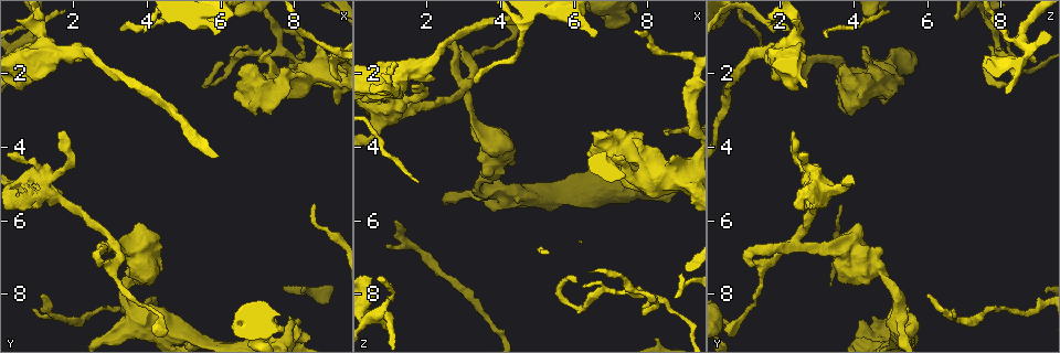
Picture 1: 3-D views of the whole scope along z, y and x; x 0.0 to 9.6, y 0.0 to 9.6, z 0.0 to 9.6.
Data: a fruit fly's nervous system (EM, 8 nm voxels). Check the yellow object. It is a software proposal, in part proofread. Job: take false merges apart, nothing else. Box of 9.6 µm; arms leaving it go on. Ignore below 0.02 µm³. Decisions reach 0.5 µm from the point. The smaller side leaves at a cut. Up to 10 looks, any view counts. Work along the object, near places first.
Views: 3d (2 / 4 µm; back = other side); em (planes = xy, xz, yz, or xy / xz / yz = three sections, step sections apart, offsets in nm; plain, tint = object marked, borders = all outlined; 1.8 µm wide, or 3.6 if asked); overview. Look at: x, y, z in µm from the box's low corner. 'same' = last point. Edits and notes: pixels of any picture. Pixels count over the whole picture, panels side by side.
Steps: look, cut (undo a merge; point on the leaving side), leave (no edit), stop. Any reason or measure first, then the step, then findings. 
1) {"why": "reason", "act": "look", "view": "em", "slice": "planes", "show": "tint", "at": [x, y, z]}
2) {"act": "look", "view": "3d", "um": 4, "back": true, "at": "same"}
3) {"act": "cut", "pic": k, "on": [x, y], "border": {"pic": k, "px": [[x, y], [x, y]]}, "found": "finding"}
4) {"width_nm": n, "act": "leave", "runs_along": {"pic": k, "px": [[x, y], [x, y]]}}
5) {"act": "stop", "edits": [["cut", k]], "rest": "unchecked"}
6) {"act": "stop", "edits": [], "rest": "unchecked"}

{"why": "three arms meet", "act": "look", "view": "3d", "um": 4, "back": true, "at": [3.55, 8.45, 5.20]}

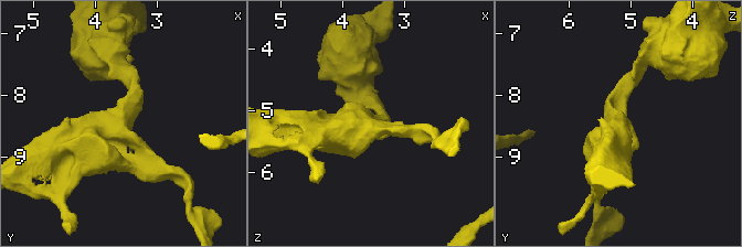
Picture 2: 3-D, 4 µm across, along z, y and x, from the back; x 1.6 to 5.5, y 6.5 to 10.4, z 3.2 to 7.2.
{"arms": 3, "arm_widths_nm": [190, 220, 420], "act": "look", "view": "em", "slice": "planes", "show": "tint", "at": "same"}

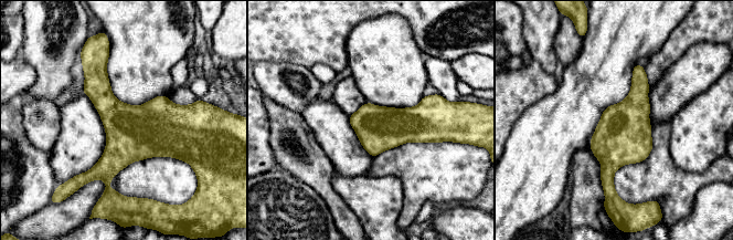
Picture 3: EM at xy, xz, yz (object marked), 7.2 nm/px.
{"width_nm": 320, "act": "leave", "found": "all the same neuron"}

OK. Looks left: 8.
{"why": "looks like a crossing", "act": "look", "view": "em", "slice": "planes", "show": "plain", "at": [2.95, 6.70, 2.50]}

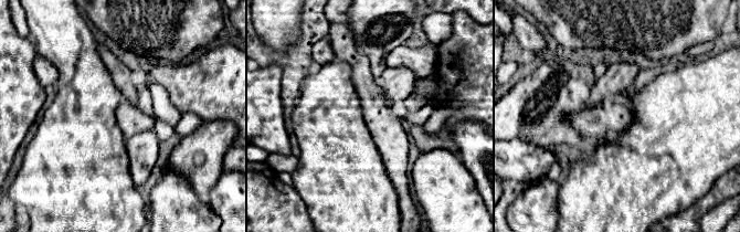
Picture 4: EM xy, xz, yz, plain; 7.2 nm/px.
{"why": "where the object lies", "act": "look", "view": "em", "slice": "planes", "show": "tint", "at": "same"}

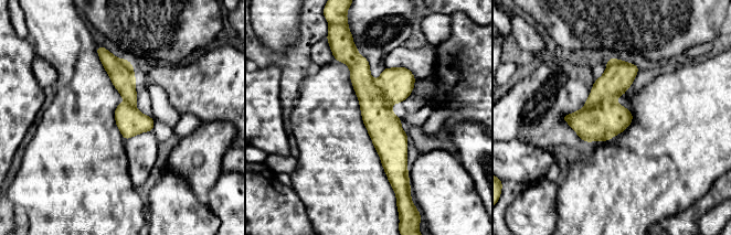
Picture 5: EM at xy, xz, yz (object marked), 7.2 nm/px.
{"width_nm": 200, "act": "leave", "found": "all the same neuron"}

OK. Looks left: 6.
{"why": "sharp bend", "act": "look", "view": "em", "um": 3.6, "slice": "planes", "show": "borders", "at": [1.15, 5.05, 3.00]}

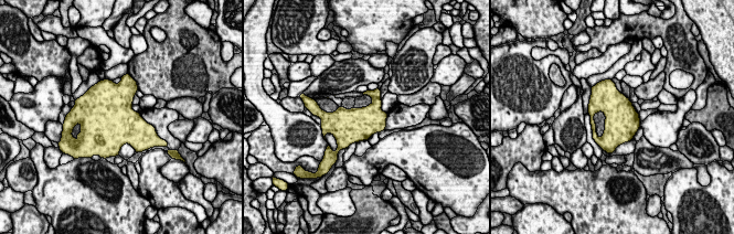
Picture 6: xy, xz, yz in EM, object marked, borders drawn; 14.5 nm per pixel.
{"act": "leave", "found": "one neuron here"}

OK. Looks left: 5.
{"act": "look", "view": "em", "slice": "planes", "show": "tint", "at": [8.95, 2.10, 4.60]}

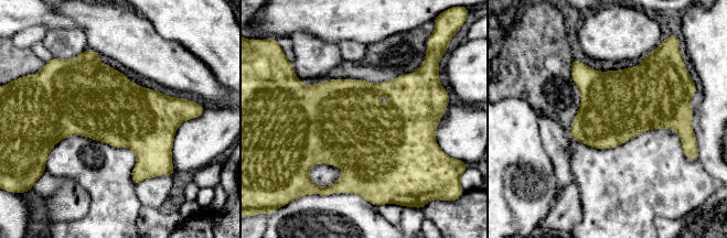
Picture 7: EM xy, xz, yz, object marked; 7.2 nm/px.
{"act": "leave", "found": "all the same neuron"}

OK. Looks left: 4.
{"act": "stop", "edits": [], "rest": "unchecked"}

